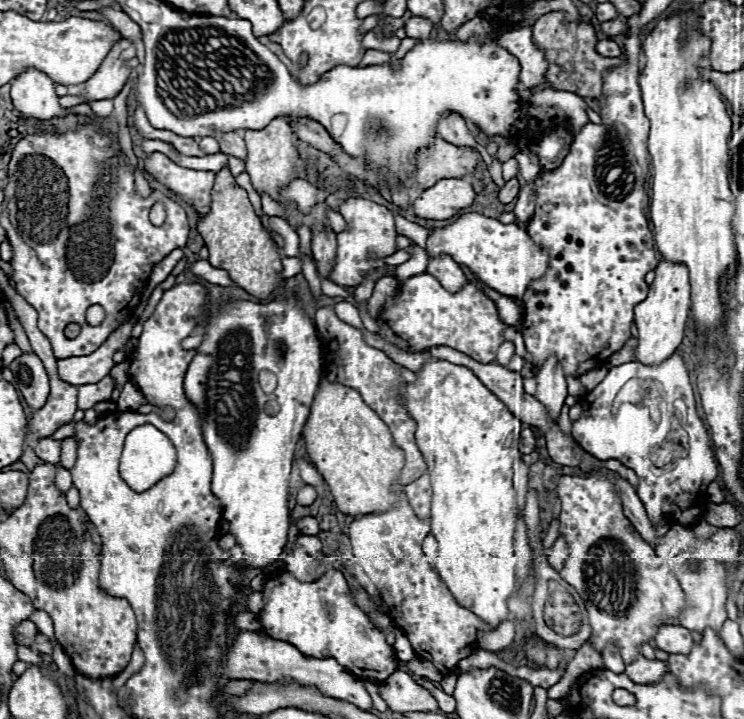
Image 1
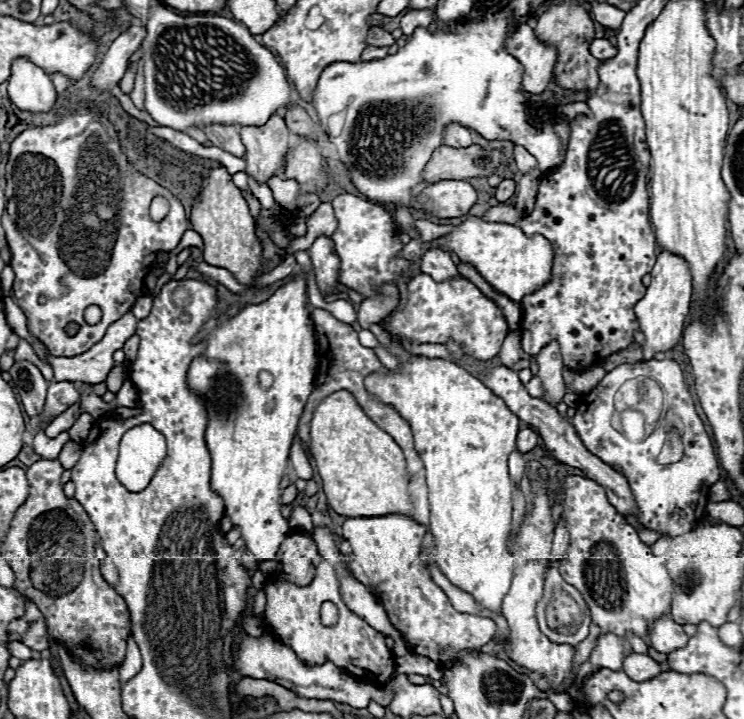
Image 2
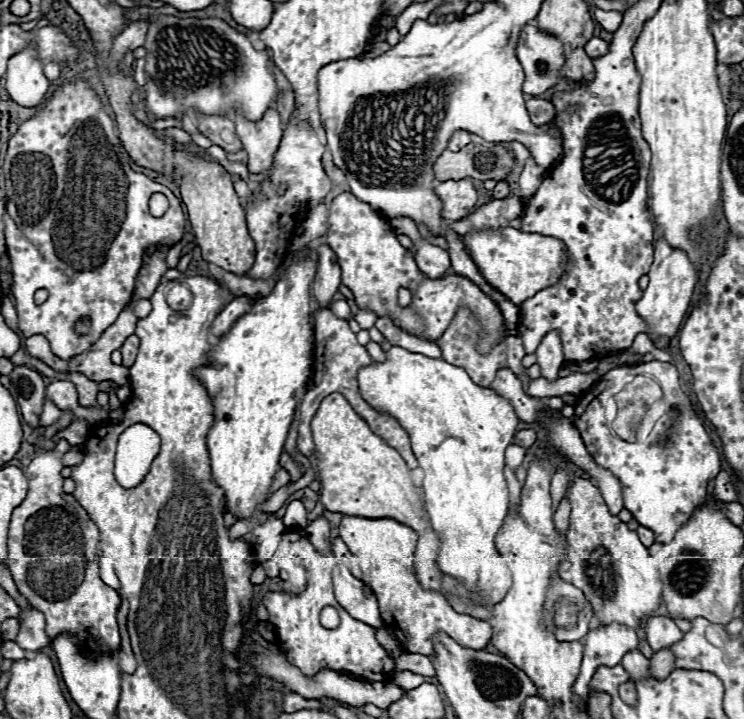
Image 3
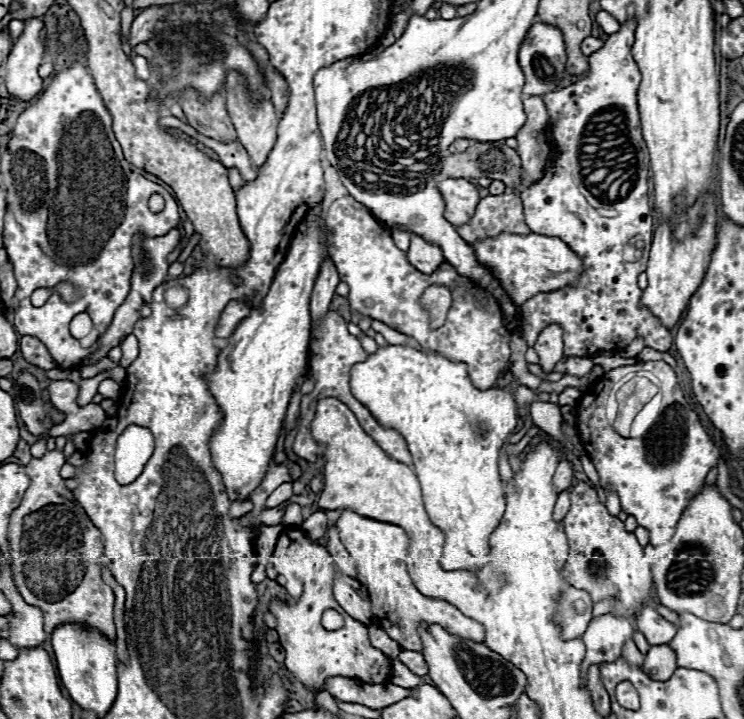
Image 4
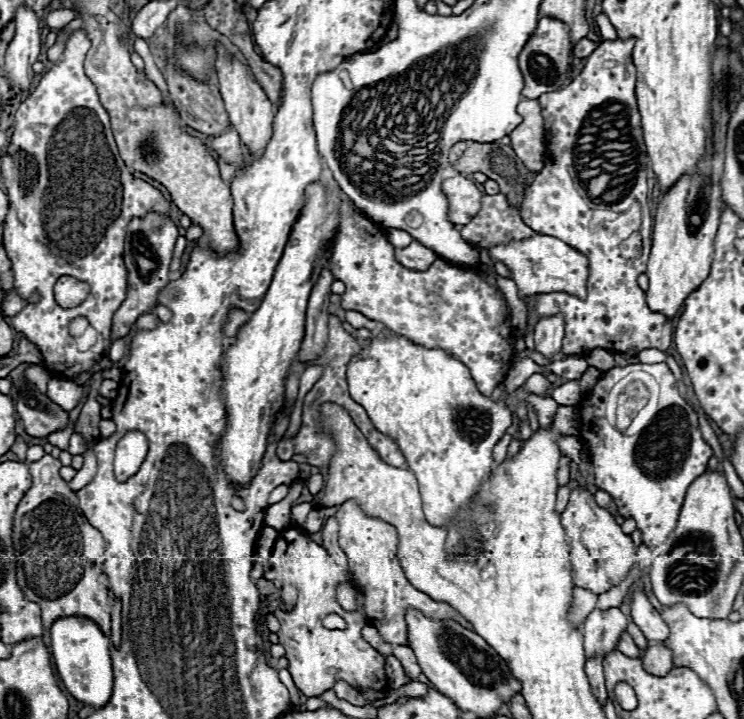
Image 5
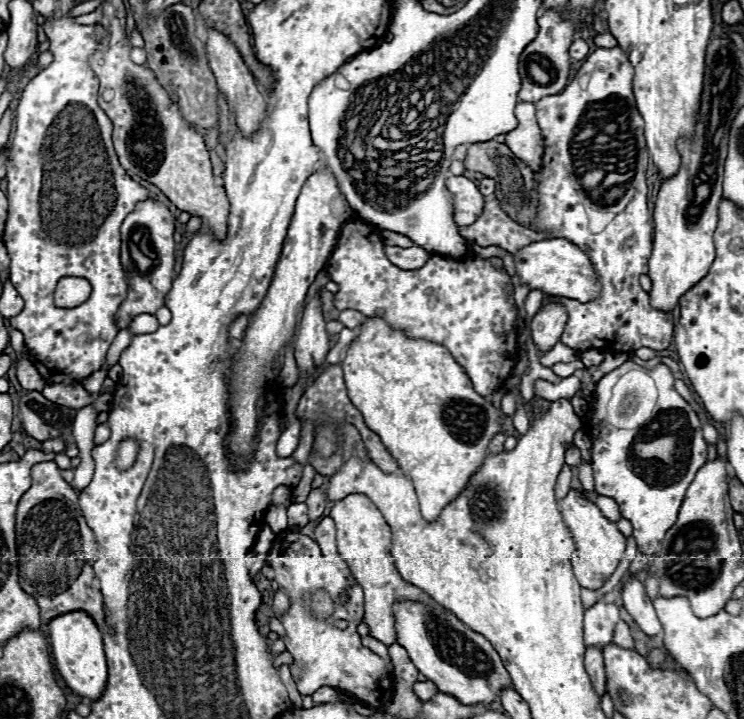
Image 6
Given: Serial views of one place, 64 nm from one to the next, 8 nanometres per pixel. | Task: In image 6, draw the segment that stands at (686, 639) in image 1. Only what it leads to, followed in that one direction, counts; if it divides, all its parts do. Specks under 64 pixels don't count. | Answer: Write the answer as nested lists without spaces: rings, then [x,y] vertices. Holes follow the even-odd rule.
[[[630,576],[624,580],[622,602],[624,602],[624,608],[630,612],[630,616],[642,628],[644,634],[656,636],[662,632],[662,624],[654,612],[652,600],[648,598],[644,584],[636,576]]]

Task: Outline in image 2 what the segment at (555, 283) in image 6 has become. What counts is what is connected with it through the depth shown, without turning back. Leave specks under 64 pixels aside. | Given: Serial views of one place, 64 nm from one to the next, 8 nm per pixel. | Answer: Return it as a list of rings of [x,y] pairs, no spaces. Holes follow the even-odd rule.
[[[472,216],[456,226],[454,232],[446,234],[446,244],[438,248],[454,252],[464,262],[470,262],[480,272],[480,276],[490,282],[490,286],[494,286],[494,290],[506,294],[514,302],[520,302],[526,294],[532,294],[538,290],[538,286],[544,286],[552,278],[552,242],[540,234],[526,236],[518,226],[512,224],[494,224]]]

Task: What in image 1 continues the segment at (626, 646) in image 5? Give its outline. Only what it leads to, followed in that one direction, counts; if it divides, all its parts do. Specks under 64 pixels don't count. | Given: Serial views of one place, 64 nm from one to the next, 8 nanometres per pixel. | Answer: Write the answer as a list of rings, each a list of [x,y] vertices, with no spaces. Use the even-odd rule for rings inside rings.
[[[638,656],[634,662],[630,662],[626,666],[624,672],[626,672],[626,676],[632,682],[638,682],[638,684],[654,684],[654,682],[658,682],[666,674],[666,666],[660,660],[648,660],[644,656]]]

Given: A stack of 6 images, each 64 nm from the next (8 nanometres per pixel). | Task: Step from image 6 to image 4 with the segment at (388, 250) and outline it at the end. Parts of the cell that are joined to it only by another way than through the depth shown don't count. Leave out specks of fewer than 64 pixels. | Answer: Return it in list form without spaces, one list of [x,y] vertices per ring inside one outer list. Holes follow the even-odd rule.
[[[412,234],[412,242],[406,252],[406,258],[416,270],[422,270],[424,274],[432,274],[440,264],[444,264],[442,250],[438,246],[428,244],[416,234]]]

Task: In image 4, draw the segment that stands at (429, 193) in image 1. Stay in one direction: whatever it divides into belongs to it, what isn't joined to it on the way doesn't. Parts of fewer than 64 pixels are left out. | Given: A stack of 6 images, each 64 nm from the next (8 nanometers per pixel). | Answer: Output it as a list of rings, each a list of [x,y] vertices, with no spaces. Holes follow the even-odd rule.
[[[446,178],[438,188],[446,200],[446,220],[454,226],[468,222],[480,200],[476,186],[464,178]]]

